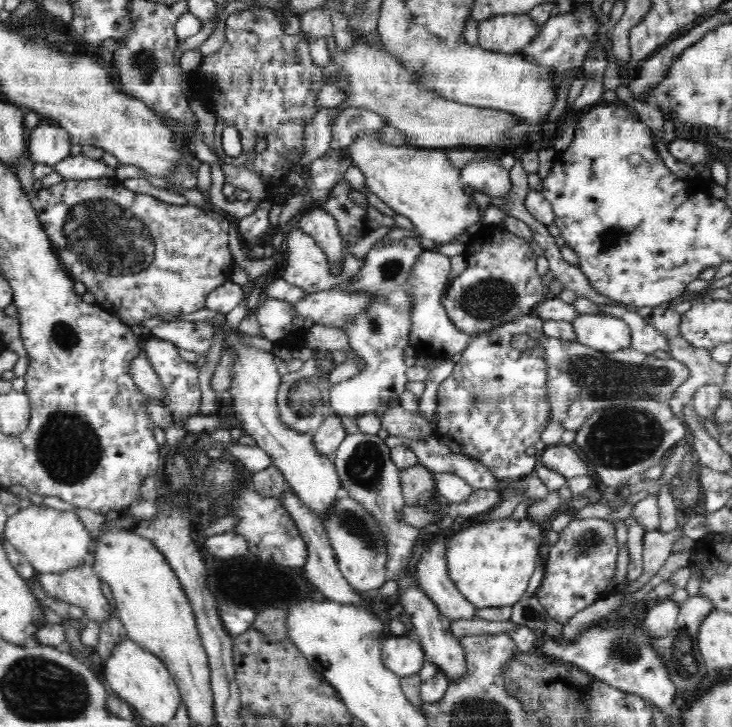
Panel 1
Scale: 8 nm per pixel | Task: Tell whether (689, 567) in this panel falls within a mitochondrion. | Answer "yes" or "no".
no

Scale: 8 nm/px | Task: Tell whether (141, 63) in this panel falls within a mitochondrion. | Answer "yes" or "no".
yes

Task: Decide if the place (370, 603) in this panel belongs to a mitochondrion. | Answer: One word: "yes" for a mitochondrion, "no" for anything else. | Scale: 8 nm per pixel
no

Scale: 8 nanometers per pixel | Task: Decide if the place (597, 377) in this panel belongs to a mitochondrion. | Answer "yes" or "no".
yes

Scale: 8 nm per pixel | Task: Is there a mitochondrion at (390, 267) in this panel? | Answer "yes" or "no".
yes

